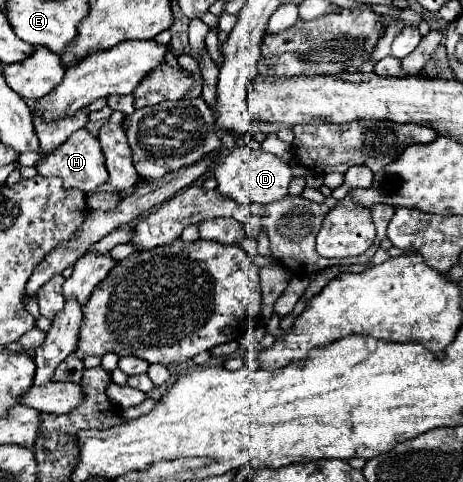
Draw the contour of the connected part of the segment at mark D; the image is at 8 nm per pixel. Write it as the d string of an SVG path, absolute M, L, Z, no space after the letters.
M237 146L223 156L215 166L217 190L241 204L271 204L287 196L287 186L293 180L293 168L275 154L263 150L251 150L249 146Z

